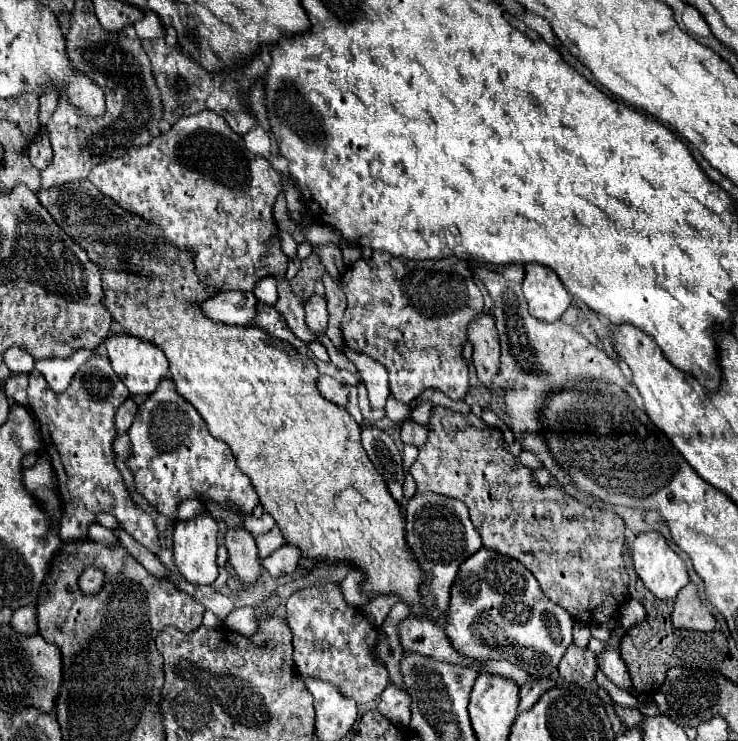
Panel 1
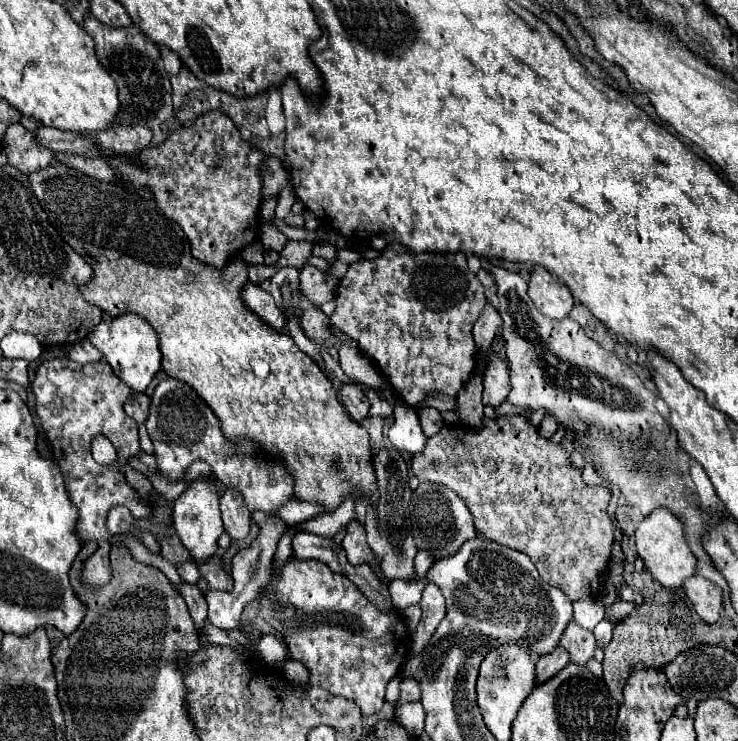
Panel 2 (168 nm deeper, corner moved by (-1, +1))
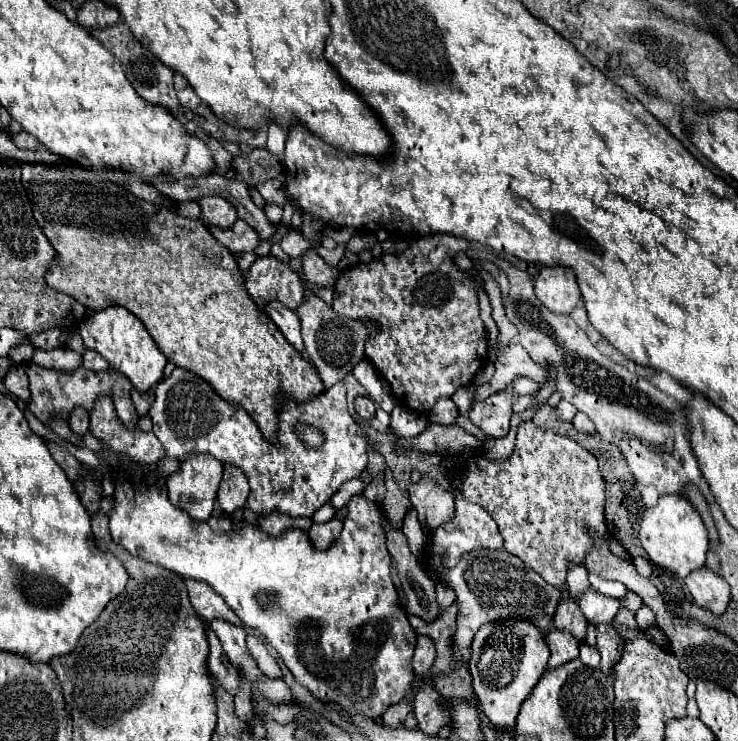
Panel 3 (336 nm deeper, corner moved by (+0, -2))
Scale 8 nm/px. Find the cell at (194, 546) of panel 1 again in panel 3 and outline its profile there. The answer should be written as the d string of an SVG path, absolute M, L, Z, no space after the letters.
M198 454L198 456L186 458L180 464L180 470L166 480L166 486L168 486L168 494L174 506L178 506L180 510L186 510L192 522L206 522L214 512L220 480L222 480L222 464L208 454Z

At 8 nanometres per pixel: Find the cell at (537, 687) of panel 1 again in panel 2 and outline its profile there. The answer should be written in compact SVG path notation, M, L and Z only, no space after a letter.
M557 645L551 653L541 655L537 661L537 685L551 679L555 673L559 673L569 661L571 661L571 657L569 657L567 649L561 645Z

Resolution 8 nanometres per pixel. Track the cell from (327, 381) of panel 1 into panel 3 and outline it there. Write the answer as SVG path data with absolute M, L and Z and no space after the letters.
M366 396L356 398L356 400L354 400L354 408L356 408L358 416L364 418L364 420L374 418L374 414L376 414L376 406L374 406L374 402L372 402L370 398L366 398Z

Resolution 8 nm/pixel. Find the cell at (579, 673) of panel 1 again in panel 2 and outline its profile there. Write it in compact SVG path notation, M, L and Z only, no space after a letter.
M571 621L567 625L567 629L563 631L561 645L567 647L573 663L585 665L593 657L595 637L593 637L593 631L583 631L583 627L579 627L575 621Z

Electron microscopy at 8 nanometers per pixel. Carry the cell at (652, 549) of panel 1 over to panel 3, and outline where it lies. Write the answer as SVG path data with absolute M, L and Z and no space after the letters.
M662 496L658 500L658 506L645 508L642 520L640 520L638 536L644 550L648 552L650 562L678 574L680 578L686 578L686 574L704 566L706 552L710 546L708 530L700 514L684 496Z

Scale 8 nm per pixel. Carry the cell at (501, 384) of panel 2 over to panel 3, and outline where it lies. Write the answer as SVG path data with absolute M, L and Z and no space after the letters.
M512 386L488 396L482 402L476 402L470 410L470 420L482 430L484 436L502 438L508 434L512 418L514 390Z

